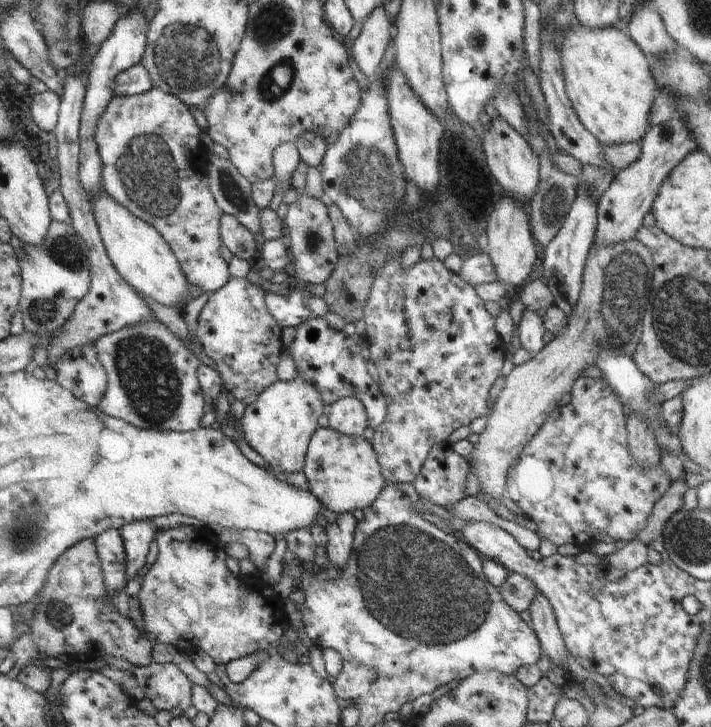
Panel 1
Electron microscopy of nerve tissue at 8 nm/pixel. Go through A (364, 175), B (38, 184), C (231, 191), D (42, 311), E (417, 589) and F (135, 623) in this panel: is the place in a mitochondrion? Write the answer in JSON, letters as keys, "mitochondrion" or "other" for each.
{"A":"mitochondrion","B":"other","C":"mitochondrion","D":"mitochondrion","E":"mitochondrion","F":"other"}

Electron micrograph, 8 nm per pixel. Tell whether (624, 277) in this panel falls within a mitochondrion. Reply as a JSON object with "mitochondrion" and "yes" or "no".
{"mitochondrion":"yes"}

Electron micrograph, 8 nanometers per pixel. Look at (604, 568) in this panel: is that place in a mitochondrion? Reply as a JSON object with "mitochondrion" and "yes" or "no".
{"mitochondrion":"no"}

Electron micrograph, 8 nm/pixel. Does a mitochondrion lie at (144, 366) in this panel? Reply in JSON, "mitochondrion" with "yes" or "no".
{"mitochondrion":"yes"}

